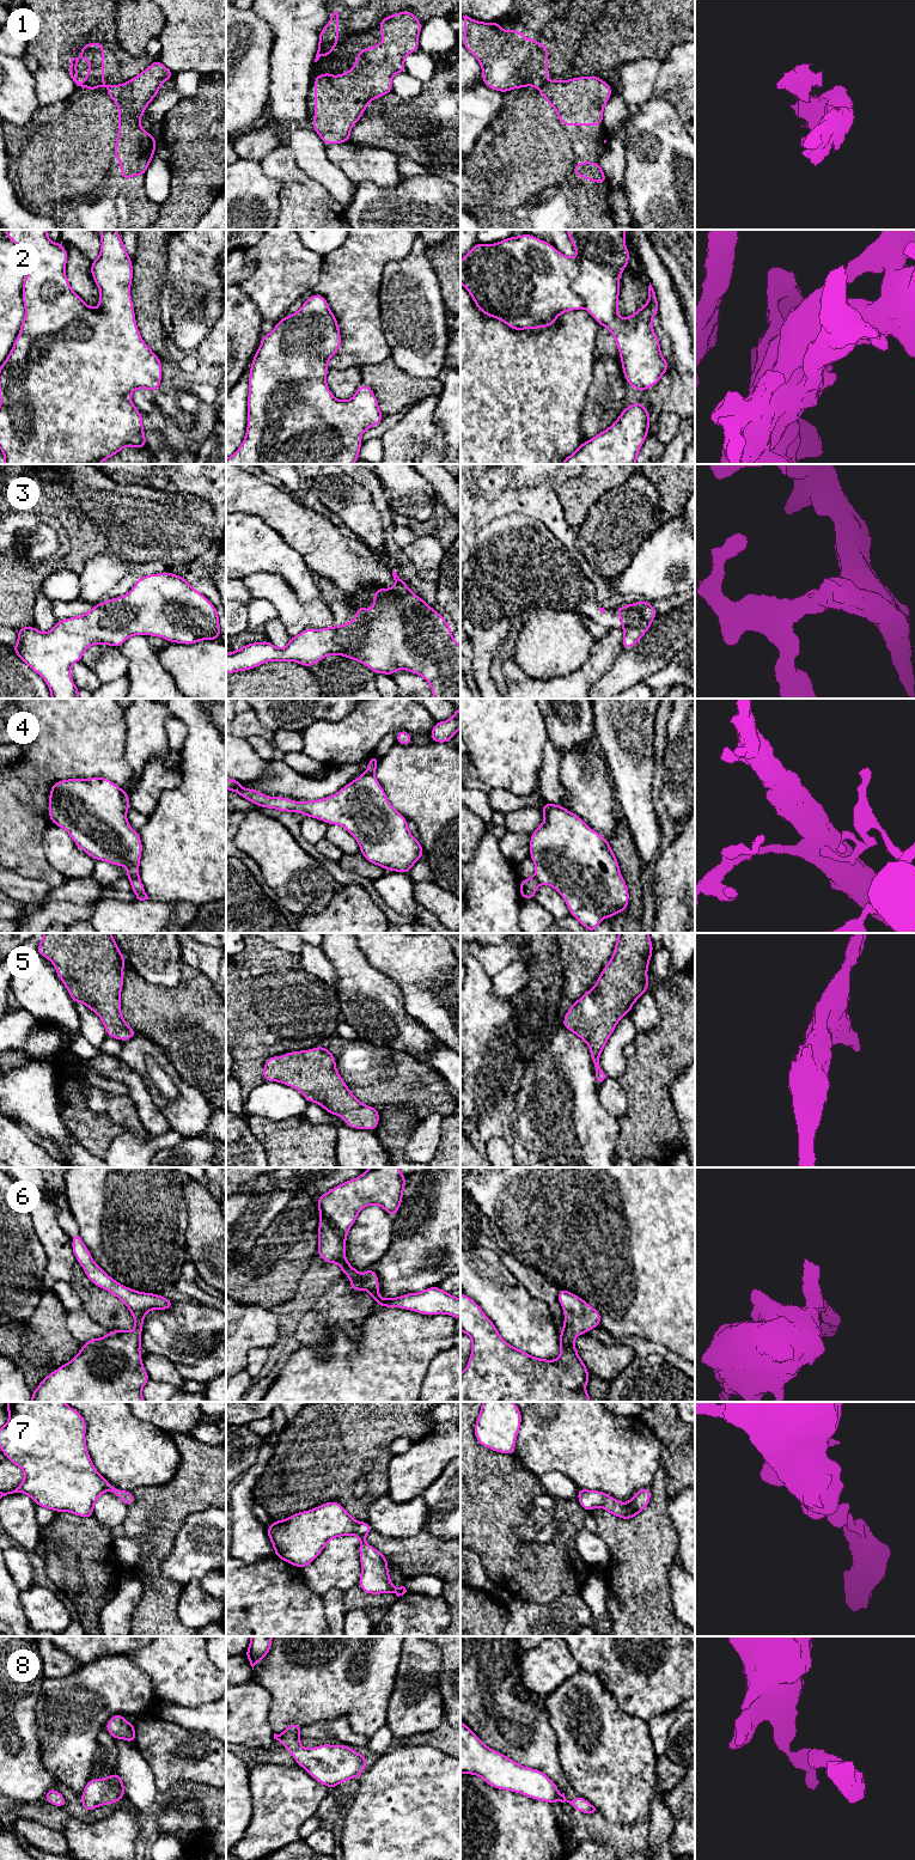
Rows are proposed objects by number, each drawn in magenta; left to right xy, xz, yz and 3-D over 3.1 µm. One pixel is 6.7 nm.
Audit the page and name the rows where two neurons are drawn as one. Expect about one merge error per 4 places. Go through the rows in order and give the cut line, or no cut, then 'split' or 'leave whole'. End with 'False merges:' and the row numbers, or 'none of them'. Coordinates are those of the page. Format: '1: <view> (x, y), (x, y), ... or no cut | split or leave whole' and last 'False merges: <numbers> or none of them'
1: yz (547, 81), (537, 87) | split
2: no cut | leave whole
3: no cut | leave whole
4: xy (139, 877), (130, 880) | split
5: no cut | leave whole
6: no cut | leave whole
7: no cut | leave whole
8: no cut | leave whole
False merges: 1, 4

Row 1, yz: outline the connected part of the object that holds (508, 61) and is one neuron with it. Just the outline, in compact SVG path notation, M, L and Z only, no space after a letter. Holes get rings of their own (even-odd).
M468 16L464 18L464 38L462 43L481 65L482 81L499 92L533 86L536 89L548 83L548 45L526 39L519 30L501 30L500 20L483 23Z

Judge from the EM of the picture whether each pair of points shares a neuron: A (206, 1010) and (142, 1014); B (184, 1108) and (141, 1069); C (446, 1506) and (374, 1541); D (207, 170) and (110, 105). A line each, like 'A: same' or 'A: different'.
A: same
B: same
C: different
D: different

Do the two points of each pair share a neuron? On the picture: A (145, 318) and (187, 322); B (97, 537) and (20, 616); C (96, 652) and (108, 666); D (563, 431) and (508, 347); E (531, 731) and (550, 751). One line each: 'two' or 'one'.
A: two
B: one
C: one
D: one
E: two

